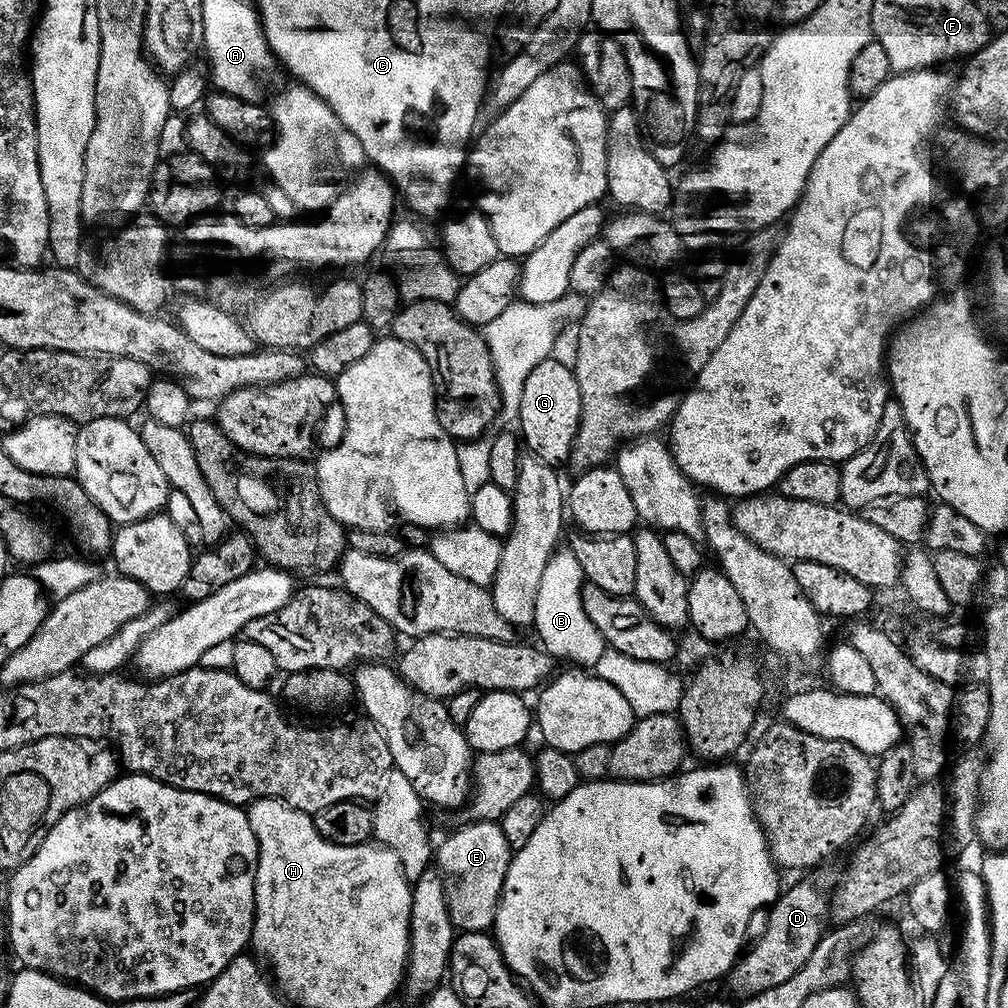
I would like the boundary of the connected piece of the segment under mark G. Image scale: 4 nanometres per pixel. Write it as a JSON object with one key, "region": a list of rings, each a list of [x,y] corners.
{"region":[[[549,358],[534,366],[526,377],[523,387],[519,435],[522,444],[531,455],[553,466],[563,465],[576,442],[576,431],[580,421],[580,391],[576,373],[557,358]]]}

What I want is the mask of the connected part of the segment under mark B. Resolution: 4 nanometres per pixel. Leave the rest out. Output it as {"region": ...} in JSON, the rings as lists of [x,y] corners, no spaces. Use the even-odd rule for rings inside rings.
{"region":[[[562,546],[554,550],[539,582],[533,625],[542,640],[541,647],[550,656],[558,660],[568,658],[568,662],[575,667],[592,668],[601,658],[606,645],[602,634],[582,609],[580,592],[585,582],[582,568],[571,547]]]}

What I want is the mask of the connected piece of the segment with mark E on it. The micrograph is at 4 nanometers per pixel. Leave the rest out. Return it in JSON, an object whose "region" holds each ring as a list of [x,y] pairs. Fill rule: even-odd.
{"region":[[[472,820],[452,832],[440,848],[435,849],[434,864],[444,877],[446,906],[453,929],[460,932],[482,932],[493,927],[496,907],[500,905],[502,886],[513,849],[506,842],[499,823],[491,820]]]}

